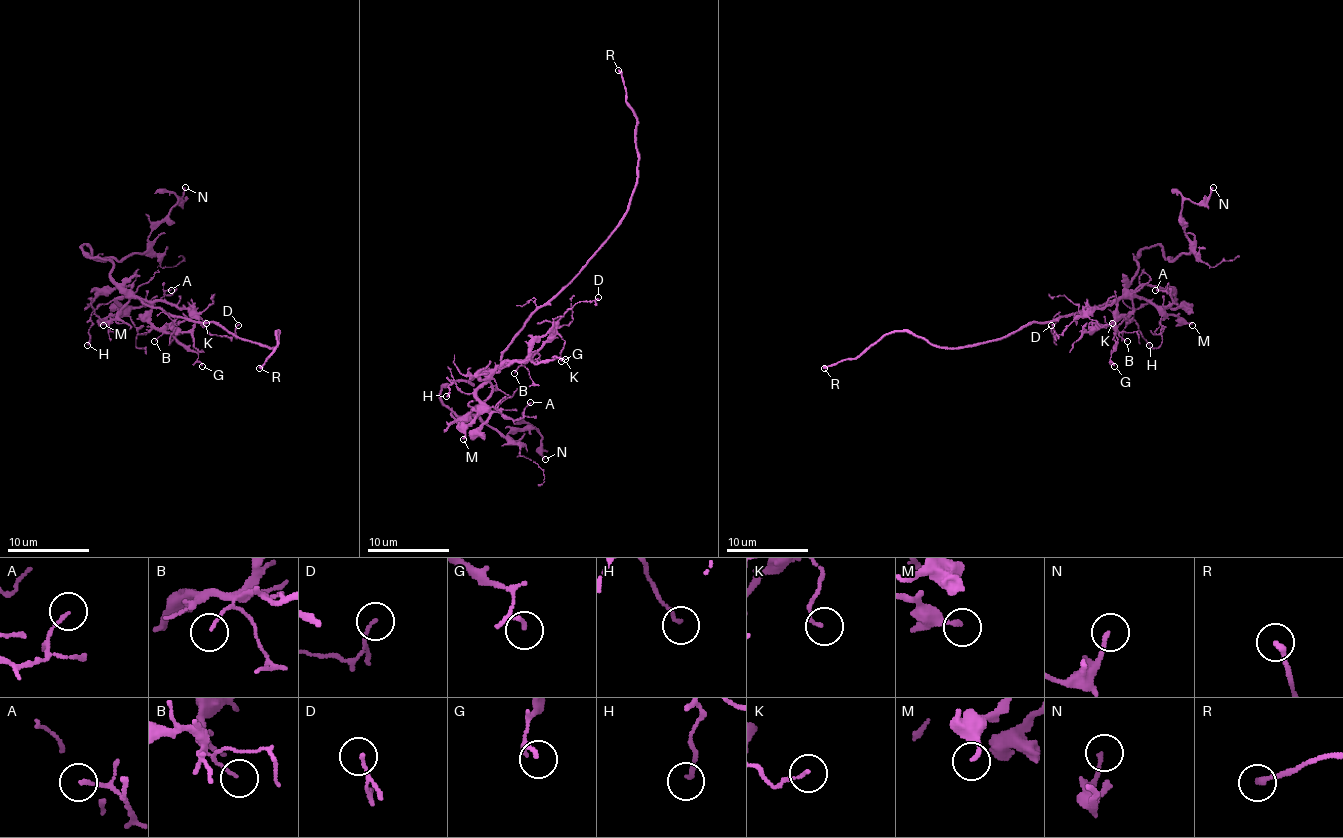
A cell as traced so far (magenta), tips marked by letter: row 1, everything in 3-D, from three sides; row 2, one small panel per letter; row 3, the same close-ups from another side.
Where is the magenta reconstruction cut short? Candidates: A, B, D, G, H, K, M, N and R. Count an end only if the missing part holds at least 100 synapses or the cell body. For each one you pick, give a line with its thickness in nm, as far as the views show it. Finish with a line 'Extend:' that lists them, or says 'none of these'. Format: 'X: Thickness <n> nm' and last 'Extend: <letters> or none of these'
R: Thickness 200 nm
Extend: R

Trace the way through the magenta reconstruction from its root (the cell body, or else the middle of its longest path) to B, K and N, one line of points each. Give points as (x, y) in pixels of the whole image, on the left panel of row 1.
B: (161, 308), (152, 308), (142, 302), (150, 304), (150, 321), (163, 333), (154, 341)
K: (161, 308), (152, 308), (142, 302), (167, 300), (189, 308), (204, 321), (202, 327), (206, 323)
N: (161, 308), (126, 292), (109, 261), (81, 247), (97, 259), (142, 253), (152, 228), (181, 204), (185, 187)

